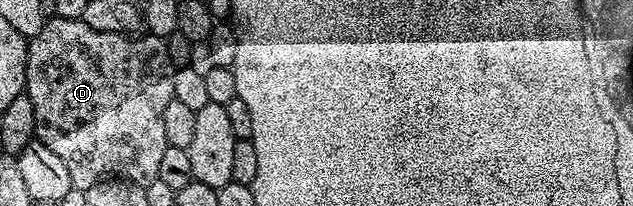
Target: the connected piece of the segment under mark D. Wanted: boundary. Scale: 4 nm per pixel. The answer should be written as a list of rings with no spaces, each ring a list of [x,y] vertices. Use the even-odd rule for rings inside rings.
[[[53,17],[45,20],[42,31],[38,31],[36,37],[28,41],[28,58],[26,59],[26,79],[24,88],[30,103],[34,103],[34,119],[36,120],[35,140],[41,145],[50,147],[66,171],[70,171],[70,183],[74,189],[89,189],[94,183],[108,179],[123,179],[133,181],[135,185],[149,185],[158,178],[158,166],[162,163],[162,154],[169,145],[166,139],[166,130],[162,124],[162,114],[166,111],[166,103],[170,103],[174,95],[174,75],[177,66],[170,59],[170,51],[166,51],[166,40],[162,37],[151,35],[125,35],[123,33],[111,33],[110,31],[94,31],[83,19],[62,19]]]

